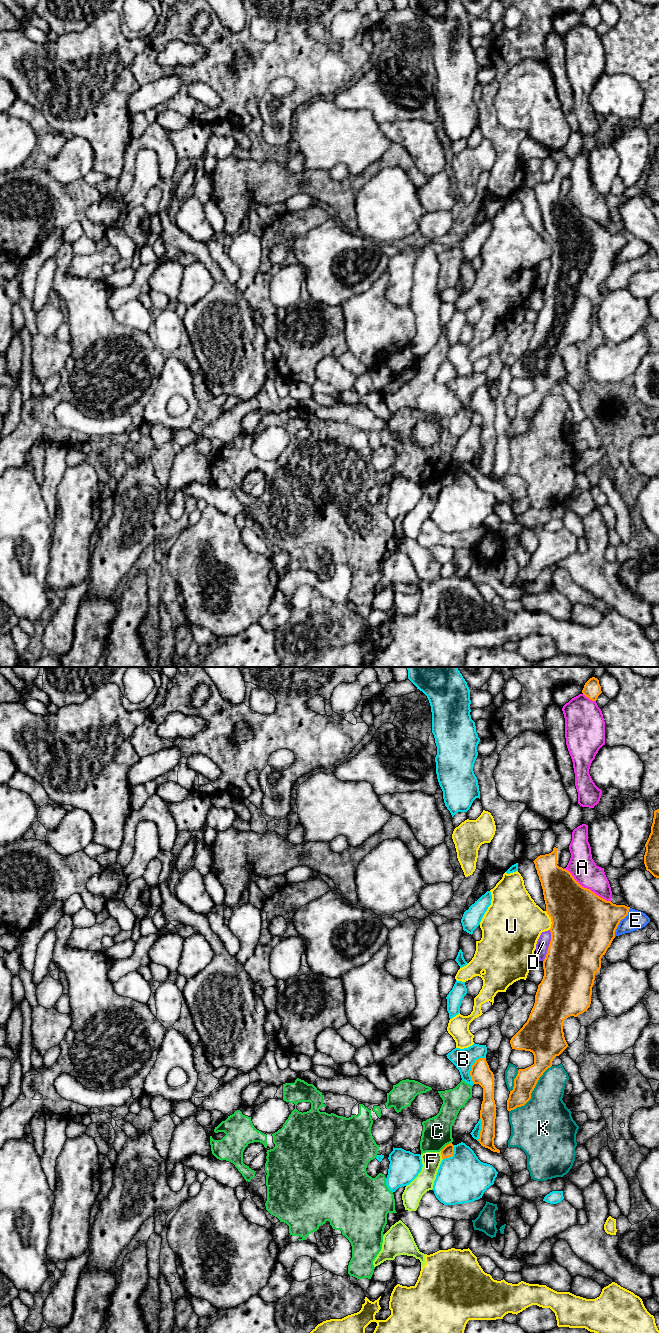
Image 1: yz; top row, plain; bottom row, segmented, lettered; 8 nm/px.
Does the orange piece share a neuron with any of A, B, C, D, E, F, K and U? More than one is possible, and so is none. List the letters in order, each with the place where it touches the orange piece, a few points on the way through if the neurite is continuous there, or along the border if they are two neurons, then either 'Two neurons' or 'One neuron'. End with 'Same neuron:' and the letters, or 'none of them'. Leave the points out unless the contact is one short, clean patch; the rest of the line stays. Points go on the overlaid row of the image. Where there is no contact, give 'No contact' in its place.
A: Touches orange at yz (586, 888). Two neurons
B: Touches orange at yz (471, 1067). Two neurons
C: Touches orange at yz (446, 1145). Two neurons
D: Touches orange at yz (549, 946). Two neurons
E: Touches orange at yz (619, 922). Two neurons
F: Touches orange at yz (441, 1154). Boundary: yz (440, 1151), (442, 1159). Two neurons
K: Touches orange at yz (531, 1092). Two neurons
U: Touches orange at yz (551, 920). Two neurons
Same neuron: none of them

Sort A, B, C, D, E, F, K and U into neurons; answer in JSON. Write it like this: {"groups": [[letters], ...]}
{"groups": [["A"], ["B"], ["C"], ["D"], ["E"], ["F", "U"], ["K"]]}

